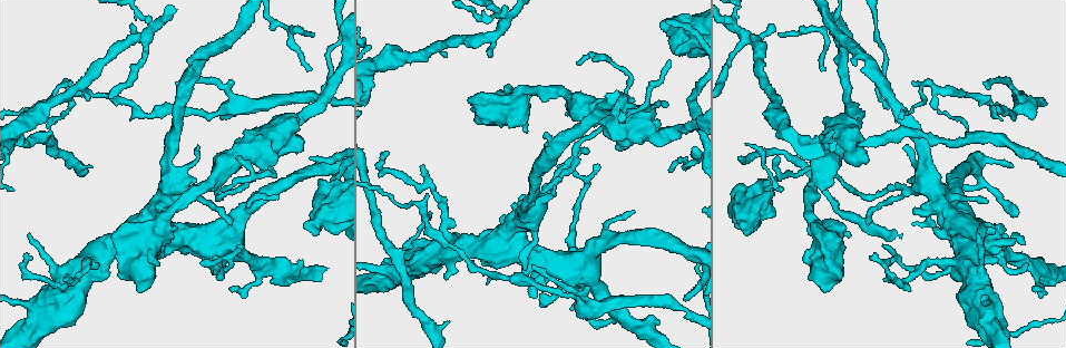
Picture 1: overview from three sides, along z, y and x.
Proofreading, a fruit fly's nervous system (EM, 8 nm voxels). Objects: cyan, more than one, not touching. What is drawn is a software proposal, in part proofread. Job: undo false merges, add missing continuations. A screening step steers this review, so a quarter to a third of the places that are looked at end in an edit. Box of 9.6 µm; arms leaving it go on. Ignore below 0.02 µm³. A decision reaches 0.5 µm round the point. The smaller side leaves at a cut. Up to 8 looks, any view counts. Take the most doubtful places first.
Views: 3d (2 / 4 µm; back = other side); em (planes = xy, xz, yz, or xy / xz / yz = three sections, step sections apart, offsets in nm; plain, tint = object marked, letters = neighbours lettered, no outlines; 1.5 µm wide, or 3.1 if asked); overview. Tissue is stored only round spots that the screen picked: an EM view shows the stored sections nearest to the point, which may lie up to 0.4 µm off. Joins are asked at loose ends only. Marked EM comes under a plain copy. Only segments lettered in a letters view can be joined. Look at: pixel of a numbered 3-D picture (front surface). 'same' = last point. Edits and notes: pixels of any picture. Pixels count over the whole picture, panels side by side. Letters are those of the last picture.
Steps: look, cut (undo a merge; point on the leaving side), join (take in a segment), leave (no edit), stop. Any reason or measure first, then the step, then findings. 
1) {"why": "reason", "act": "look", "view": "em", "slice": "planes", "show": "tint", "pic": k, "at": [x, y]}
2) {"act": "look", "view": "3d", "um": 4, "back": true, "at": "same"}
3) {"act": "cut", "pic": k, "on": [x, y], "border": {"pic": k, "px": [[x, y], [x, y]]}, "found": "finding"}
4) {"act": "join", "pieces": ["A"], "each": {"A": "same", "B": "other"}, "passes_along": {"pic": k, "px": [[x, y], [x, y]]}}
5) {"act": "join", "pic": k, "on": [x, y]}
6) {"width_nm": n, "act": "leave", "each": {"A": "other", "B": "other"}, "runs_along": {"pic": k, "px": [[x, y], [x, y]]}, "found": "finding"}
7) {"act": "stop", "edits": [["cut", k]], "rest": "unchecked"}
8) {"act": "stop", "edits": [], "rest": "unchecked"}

{"why": "branch stops here", "act": "look", "view": "3d", "um": 4, "pic": 1, "at": [311, 160]}

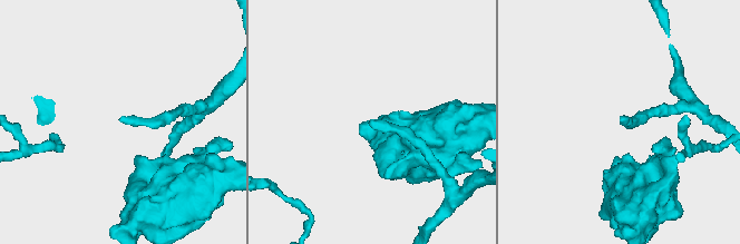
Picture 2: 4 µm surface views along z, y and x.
{"act": "look", "view": "em", "slice": "yz", "step": 8, "show": "letters", "pic": 2, "at": [623, 121]}

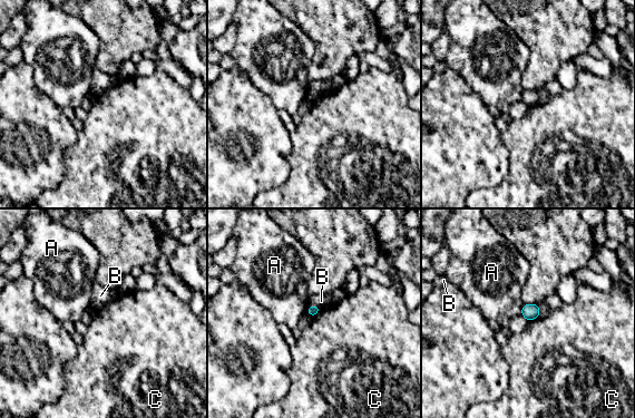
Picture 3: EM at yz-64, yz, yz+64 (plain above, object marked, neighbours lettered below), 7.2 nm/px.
{"why": "another direction", "act": "look", "view": "em", "slice": "planes", "show": "letters", "at": "same"}

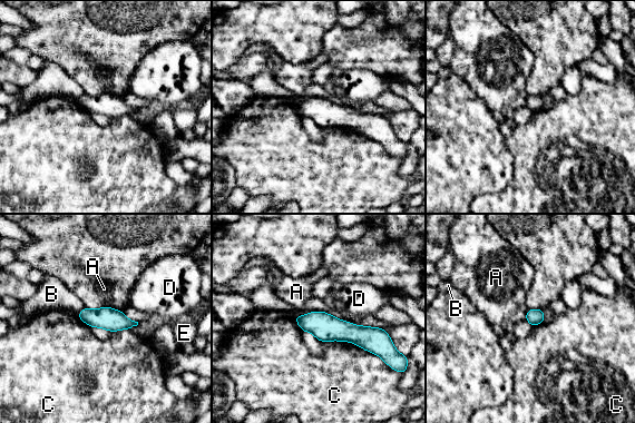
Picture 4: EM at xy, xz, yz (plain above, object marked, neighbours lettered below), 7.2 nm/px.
{"act": "leave", "each": {"A": "other", "B": "other", "C": "other", "D": "other", "E": "other"}, "runs_along": {"pic": 4, "px": [[299, 318], [365, 337], [383, 337]]}, "found": "none of them fits"}

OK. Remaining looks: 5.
{"why": "free end", "act": "look", "view": "3d", "um": 4, "pic": 1, "at": [385, 261]}

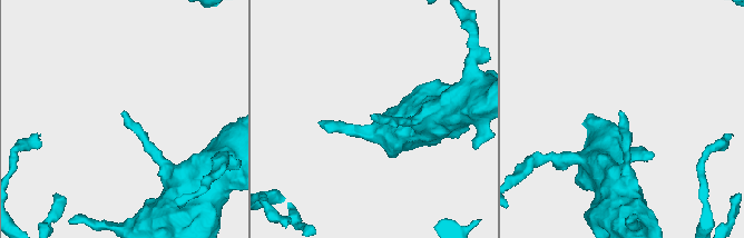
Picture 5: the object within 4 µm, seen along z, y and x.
{"act": "look", "view": "em", "slice": "planes", "show": "letters", "pic": 5, "at": [372, 116]}

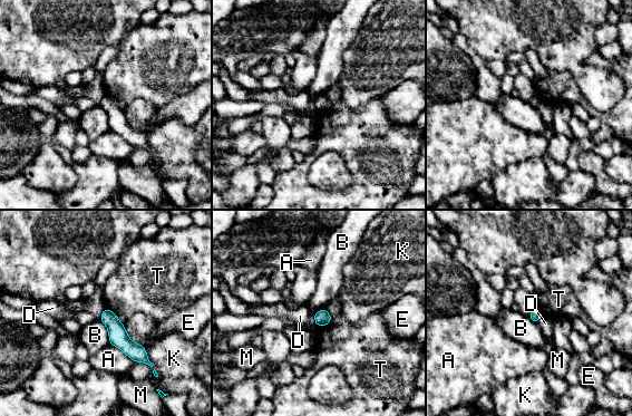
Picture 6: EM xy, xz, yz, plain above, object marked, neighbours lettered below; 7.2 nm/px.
{"act": "leave", "each": {"A": "other", "B": "other", "D": "other", "E": "other", "K": "other", "M": "other", "T": "other"}, "runs_along": {"pic": 6, "px": [[106, 311], [117, 334], [145, 359]]}, "found": "no lettered segment goes on from it"}

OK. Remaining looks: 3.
{"why": "free end", "act": "look", "view": "3d", "um": 4, "pic": 1, "at": [524, 269]}

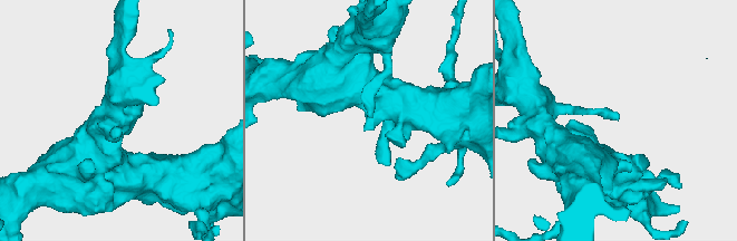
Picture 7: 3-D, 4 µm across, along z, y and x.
{"why": "need the tissue", "act": "look", "view": "em", "slice": "xz", "step": 4, "show": "letters", "pic": 7, "at": [618, 119]}

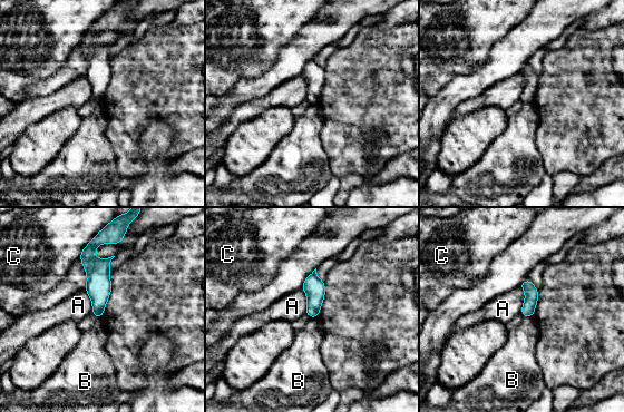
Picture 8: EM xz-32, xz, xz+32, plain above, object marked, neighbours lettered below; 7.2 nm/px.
{"act": "look", "view": "em", "slice": "planes", "show": "letters", "at": "same"}

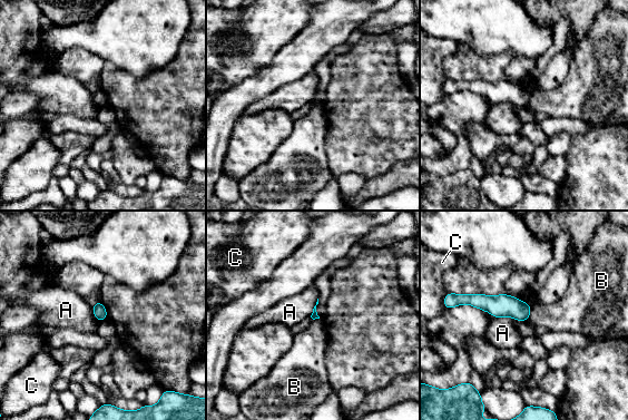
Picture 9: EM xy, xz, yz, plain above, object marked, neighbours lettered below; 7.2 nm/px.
{"act": "leave", "each": {"A": "other", "B": "other", "C": "other"}, "border": {"pic": 9, "px": [[494, 318], [512, 316], [518, 320]]}, "found": "none of them fits"}

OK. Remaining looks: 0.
{"act": "stop", "edits": [], "rest": "unchecked"}

